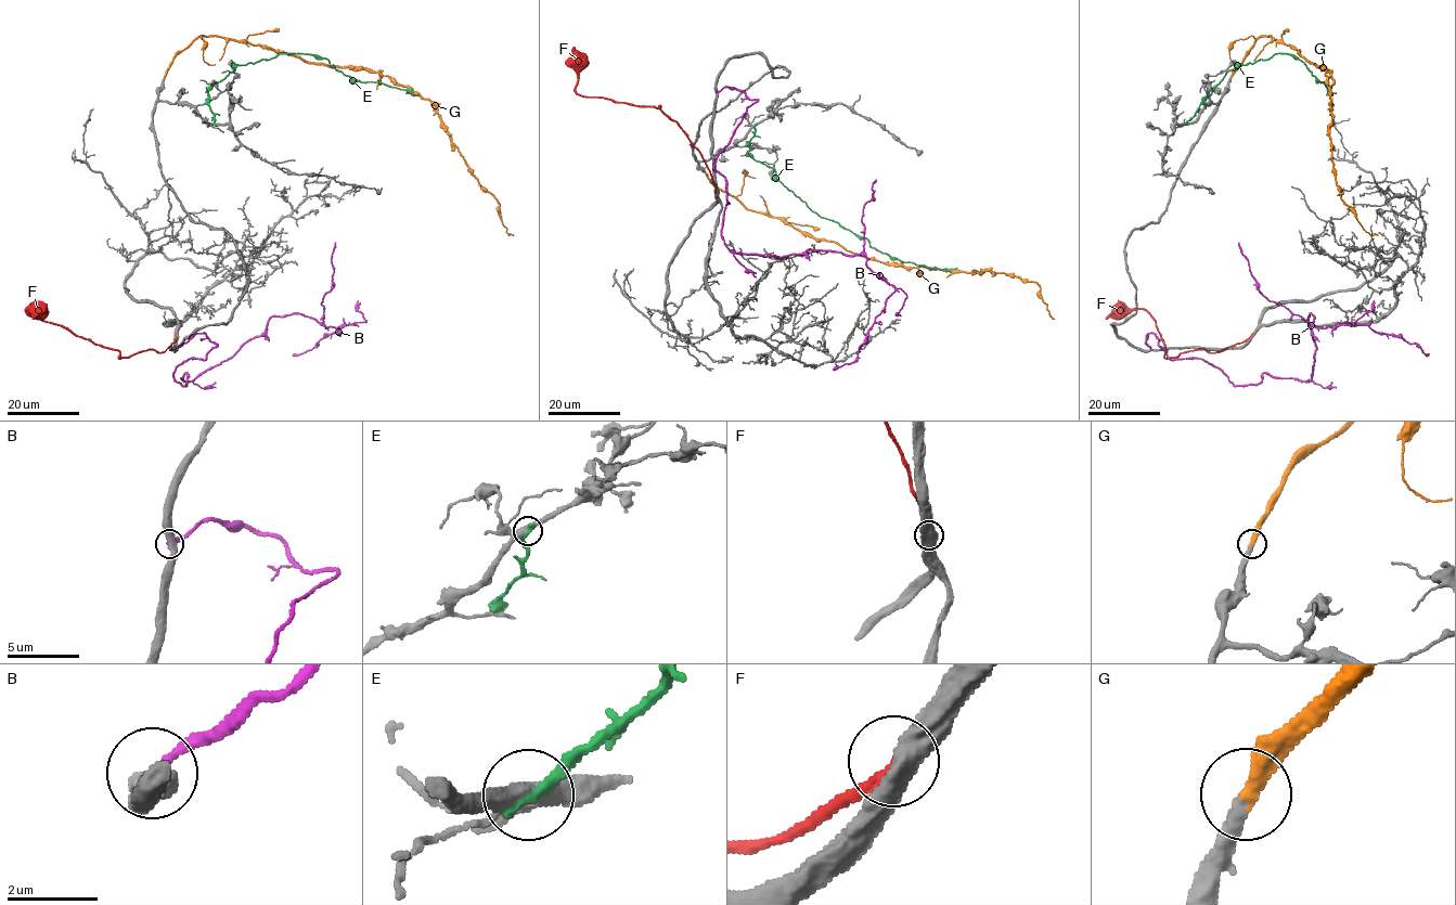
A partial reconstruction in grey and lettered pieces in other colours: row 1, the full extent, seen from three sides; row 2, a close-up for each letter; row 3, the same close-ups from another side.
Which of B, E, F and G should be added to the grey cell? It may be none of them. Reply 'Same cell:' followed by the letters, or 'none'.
Same cell: F, G

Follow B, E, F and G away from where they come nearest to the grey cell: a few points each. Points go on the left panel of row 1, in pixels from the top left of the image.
B: (176, 349), (204, 333), (217, 345), (176, 367), (185, 385), (273, 317), (355, 324), (292, 356)
E: (215, 124), (208, 90), (237, 65), (269, 60), (280, 53), (324, 57), (351, 78), (384, 82), (416, 93)
F: (176, 336), (164, 351), (146, 350), (119, 358), (117, 350), (38, 319), (37, 309), (33, 319)
G: (165, 76), (178, 53), (209, 36), (390, 76), (430, 102), (468, 171), (500, 205), (502, 222), (514, 235)

